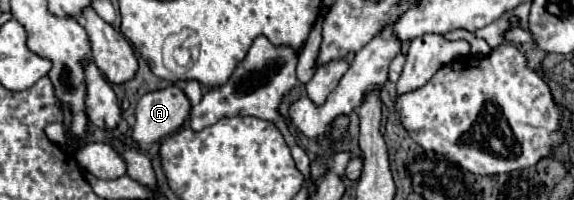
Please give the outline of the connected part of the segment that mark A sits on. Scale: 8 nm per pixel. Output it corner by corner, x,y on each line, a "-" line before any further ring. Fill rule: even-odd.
177,86
143,94
135,108
137,122
133,126
133,140
147,152
153,142
177,132
189,116
189,110
191,102

